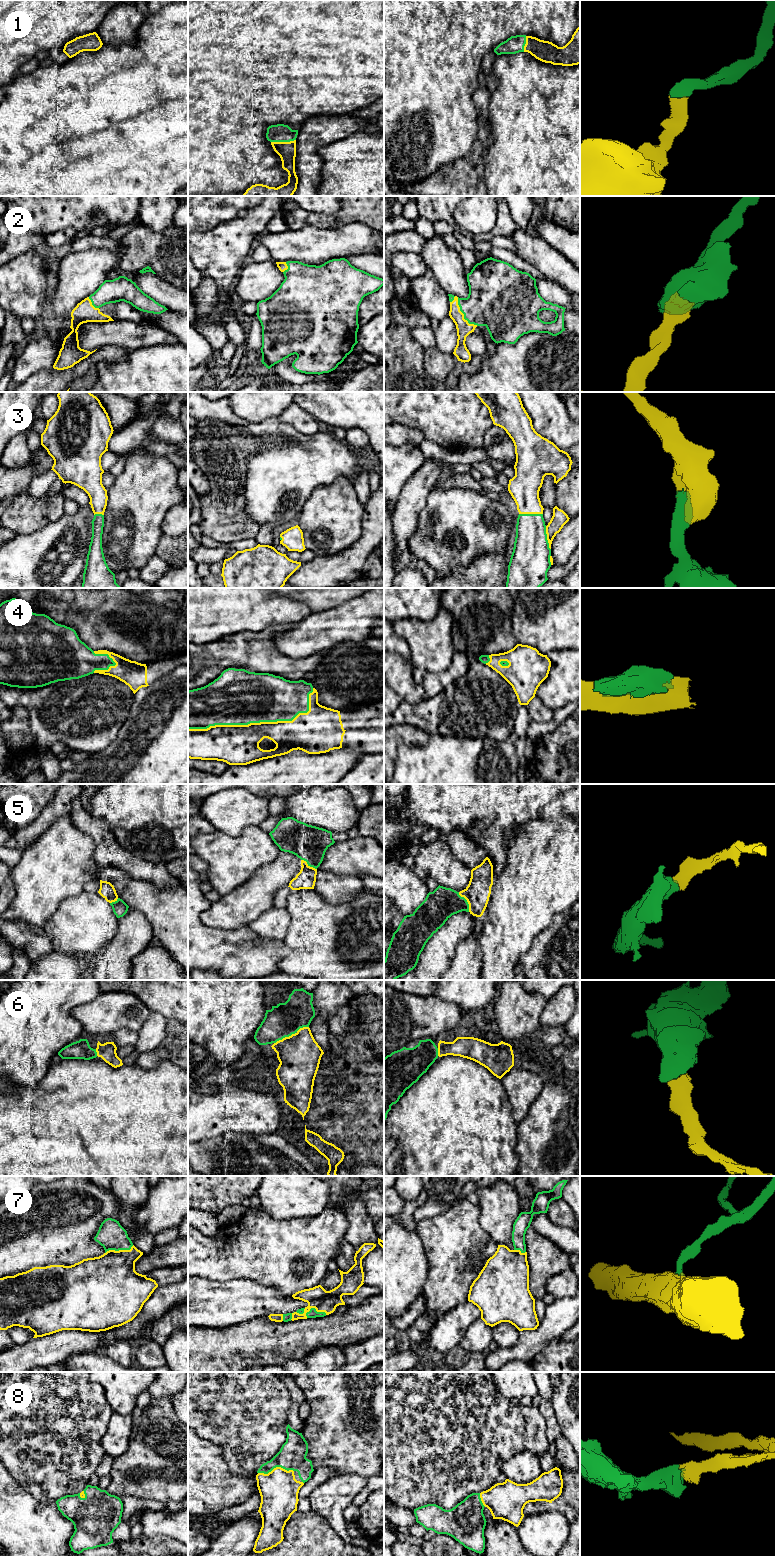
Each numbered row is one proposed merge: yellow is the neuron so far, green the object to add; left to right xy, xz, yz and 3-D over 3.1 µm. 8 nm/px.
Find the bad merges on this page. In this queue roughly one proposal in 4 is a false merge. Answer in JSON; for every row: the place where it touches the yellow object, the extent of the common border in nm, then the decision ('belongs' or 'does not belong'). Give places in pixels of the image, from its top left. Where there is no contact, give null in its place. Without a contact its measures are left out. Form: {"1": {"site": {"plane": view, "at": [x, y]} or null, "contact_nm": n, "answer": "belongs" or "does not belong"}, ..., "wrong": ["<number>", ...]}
{"1": {"site": {"plane": "xz", "at": [283, 142]}, "contact_nm": 200, "answer": "belongs"}, "2": {"site": {"plane": "yz", "at": [463, 314]}, "contact_nm": 280, "answer": "belongs"}, "3": {"site": {"plane": "yz", "at": [531, 513]}, "contact_nm": 190, "answer": "belongs"}, "4": {"site": {"plane": "xz", "at": [260, 722]}, "contact_nm": 1050, "answer": "belongs"}, "5": {"site": {"plane": "yz", "at": [467, 901]}, "contact_nm": 180, "answer": "belongs"}, "6": {"site": {"plane": "xz", "at": [292, 1034]}, "contact_nm": 320, "answer": "belongs"}, "7": {"site": {"plane": "xz", "at": [311, 1307]}, "contact_nm": 240, "answer": "belongs"}, "8": {"site": {"plane": "xz", "at": [276, 1467]}, "contact_nm": 280, "answer": "belongs"}, "wrong": []}

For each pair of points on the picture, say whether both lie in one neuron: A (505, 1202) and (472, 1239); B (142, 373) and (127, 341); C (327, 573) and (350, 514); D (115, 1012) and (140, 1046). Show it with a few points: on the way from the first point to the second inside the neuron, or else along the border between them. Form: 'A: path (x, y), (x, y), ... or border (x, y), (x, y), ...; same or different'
A: border (477, 1205), (479, 1208), (480, 1226), (498, 1244); different
B: border (154, 345), (139, 347), (129, 351); different
C: border (355, 543), (334, 554), (316, 556); different
D: border (151, 1013), (137, 1032); different

